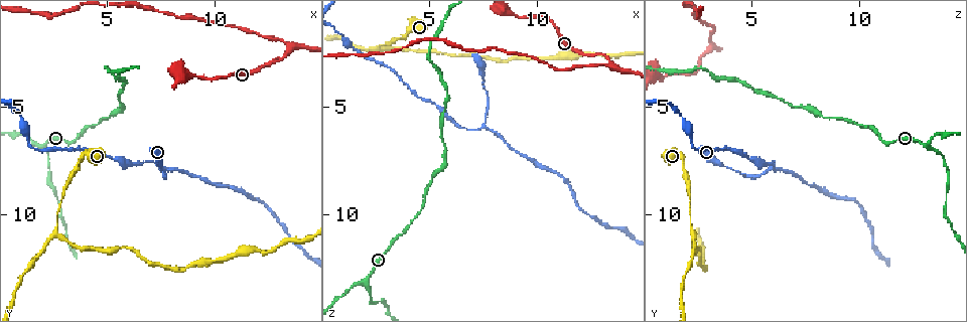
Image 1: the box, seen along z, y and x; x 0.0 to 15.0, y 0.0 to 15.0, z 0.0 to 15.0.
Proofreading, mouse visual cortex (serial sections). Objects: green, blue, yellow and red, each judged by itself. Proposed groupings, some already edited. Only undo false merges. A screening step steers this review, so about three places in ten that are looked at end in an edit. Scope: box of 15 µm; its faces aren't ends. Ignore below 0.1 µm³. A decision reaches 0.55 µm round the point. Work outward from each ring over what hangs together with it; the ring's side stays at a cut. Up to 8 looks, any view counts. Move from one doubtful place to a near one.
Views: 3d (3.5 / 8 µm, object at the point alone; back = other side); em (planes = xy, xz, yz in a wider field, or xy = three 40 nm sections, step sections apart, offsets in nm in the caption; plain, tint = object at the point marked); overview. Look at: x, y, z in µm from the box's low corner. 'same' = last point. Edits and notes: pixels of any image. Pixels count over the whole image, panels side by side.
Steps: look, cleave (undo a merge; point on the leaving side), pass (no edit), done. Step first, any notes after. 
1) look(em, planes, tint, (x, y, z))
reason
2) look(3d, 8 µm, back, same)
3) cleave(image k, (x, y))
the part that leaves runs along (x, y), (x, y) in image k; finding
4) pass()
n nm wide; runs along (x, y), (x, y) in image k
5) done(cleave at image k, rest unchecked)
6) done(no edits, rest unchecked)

look(3d, 3.5 µm, (2.6, 10.8, 2.2))

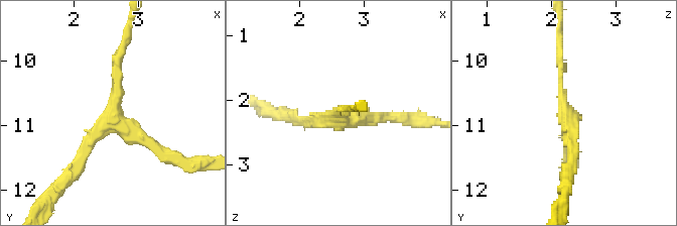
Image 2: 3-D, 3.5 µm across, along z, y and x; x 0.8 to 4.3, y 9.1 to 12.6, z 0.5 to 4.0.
look(em, xy, step 5, tint, (2.60, 10.90, 2.25))
3 arms; arms of 100, 200, 200 nm; need the tissue

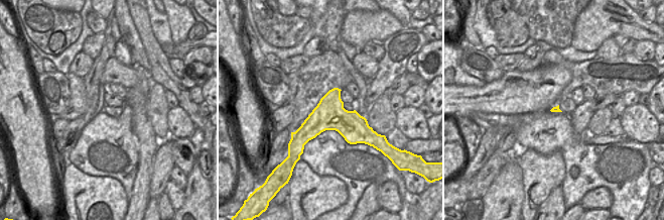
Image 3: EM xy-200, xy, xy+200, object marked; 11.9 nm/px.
look(em, xy, step 2, tint, same)
cut it another way

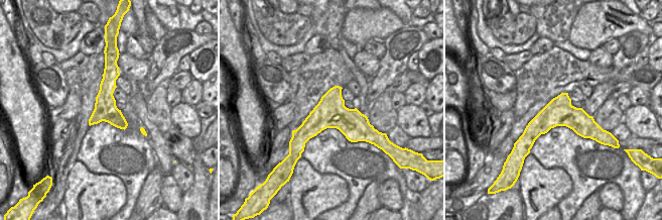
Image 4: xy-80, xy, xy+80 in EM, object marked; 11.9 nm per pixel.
pass()
380 nm wide; runs along (109, 66), (108, 110), (123, 126) in image 4; continuous, no second cell

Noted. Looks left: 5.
look(3d, 3.5 µm, (5.0, 3.2, 2.7))
abrupt turn

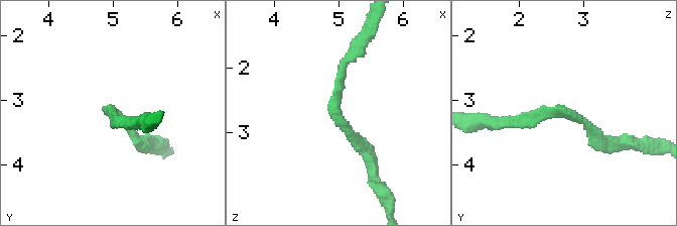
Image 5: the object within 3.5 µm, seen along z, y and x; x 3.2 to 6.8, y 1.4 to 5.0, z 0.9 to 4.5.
look(em, xy, step 1, tint, (4.95, 3.20, 2.75))
now the EM

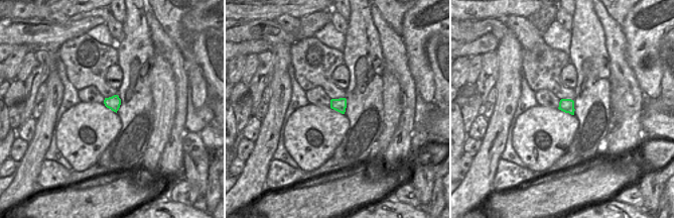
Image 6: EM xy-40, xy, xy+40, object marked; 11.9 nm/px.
look(em, xy, step 2, tint, same)

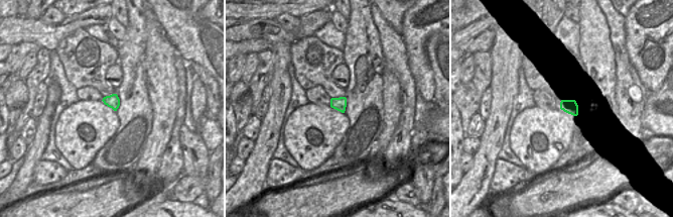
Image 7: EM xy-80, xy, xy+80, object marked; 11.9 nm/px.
pass()
arms of 150, 200 nm; runs along (613, 143), (561, 109), (507, 121) in image 5; continuous, no second cell

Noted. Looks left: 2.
look(3d, 3.5 µm, (7.6, 7.8, 5.9))
three arms meet

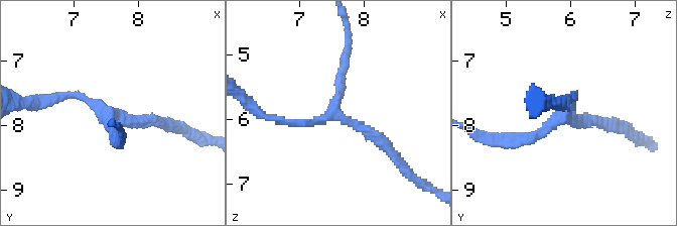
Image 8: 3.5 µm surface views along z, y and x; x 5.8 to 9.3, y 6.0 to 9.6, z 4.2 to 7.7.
look(em, planes, tint, (7.55, 7.85, 5.90))
3 arms; arms of 150, 150, 200 nm; shape alone is not enough

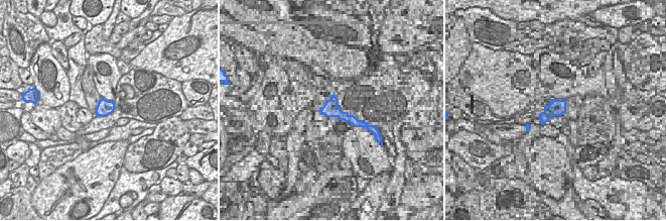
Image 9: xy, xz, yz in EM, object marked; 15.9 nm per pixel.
pass()
runs along (348, 53), (332, 113), (310, 123), (277, 120) in image 8; one cell here

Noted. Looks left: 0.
done(no edits, rest unchecked)

